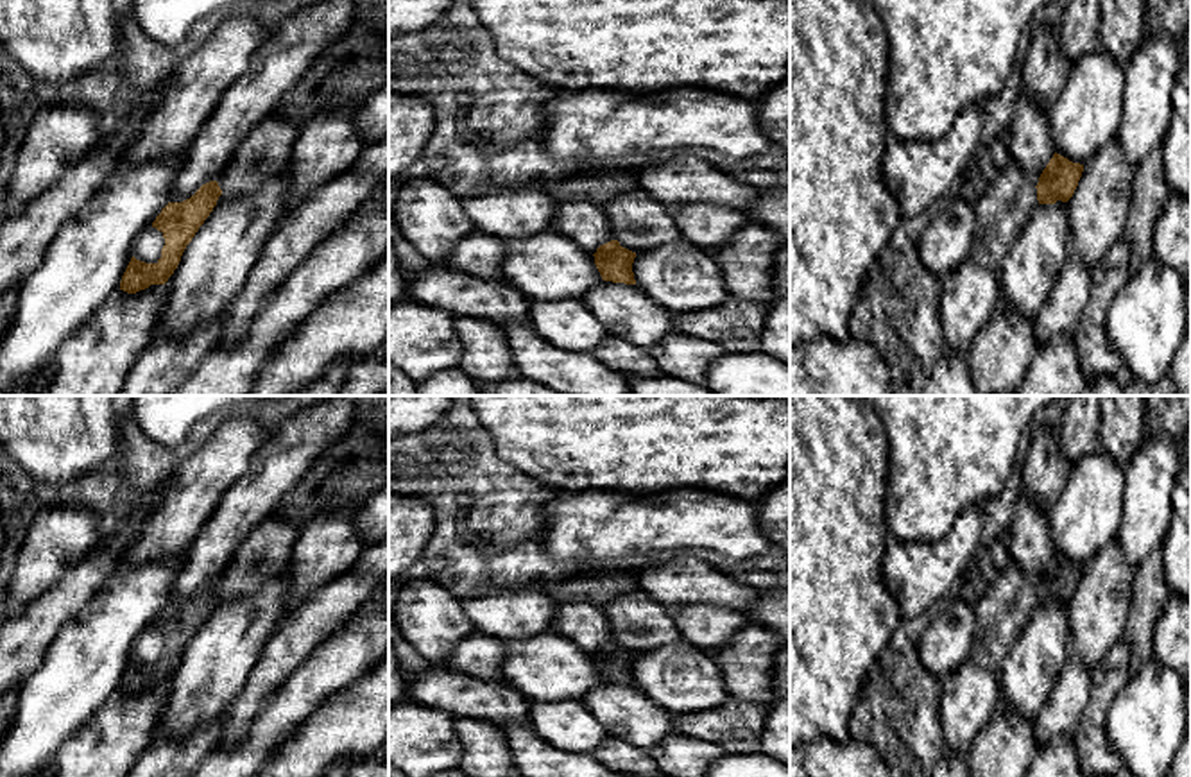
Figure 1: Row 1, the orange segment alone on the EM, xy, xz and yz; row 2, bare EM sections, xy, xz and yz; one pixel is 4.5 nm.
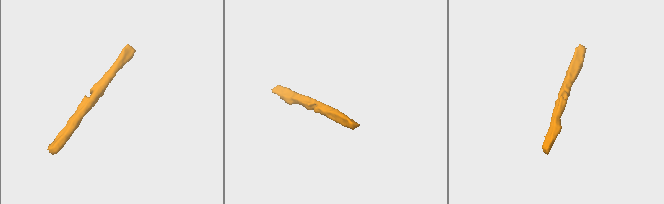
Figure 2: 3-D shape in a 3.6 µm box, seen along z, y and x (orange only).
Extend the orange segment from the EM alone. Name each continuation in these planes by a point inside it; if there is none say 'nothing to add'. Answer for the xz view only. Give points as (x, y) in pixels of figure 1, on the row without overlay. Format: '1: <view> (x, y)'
nothing to add

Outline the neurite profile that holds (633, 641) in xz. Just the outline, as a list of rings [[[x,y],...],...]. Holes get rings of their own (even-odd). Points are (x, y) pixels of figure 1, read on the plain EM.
[[[643,589],[616,594],[602,610],[620,646],[632,653],[681,639],[670,610]]]

